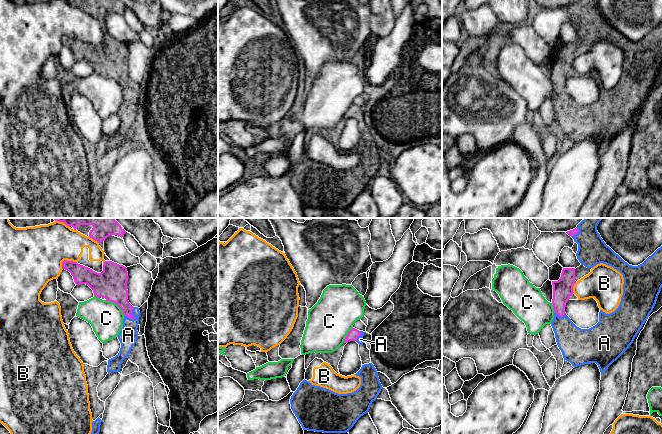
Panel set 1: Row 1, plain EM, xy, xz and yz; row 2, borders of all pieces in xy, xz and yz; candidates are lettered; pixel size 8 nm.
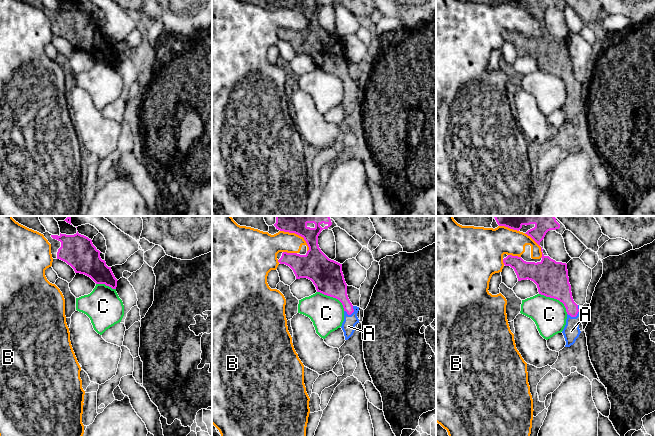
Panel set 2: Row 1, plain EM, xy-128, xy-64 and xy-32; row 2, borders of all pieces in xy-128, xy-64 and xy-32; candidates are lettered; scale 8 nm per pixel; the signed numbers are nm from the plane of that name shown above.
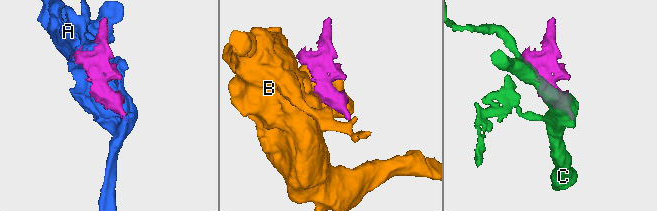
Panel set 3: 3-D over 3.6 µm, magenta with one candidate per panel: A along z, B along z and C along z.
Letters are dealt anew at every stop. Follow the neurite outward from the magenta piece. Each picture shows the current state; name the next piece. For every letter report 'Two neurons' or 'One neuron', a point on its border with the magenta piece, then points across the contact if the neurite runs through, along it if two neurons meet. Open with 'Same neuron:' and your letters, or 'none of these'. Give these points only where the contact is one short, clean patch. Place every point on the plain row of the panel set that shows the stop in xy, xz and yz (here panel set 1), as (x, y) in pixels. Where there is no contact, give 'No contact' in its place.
Same neuron: A
A: One neuron. Touches magenta at xy (134, 93)
B: Two neurons. Touches magenta at xy (66, 36)
C: Two neurons. Touches magenta at xy (116, 79). Boundary: xy (105, 76), (114, 78), (124, 91)

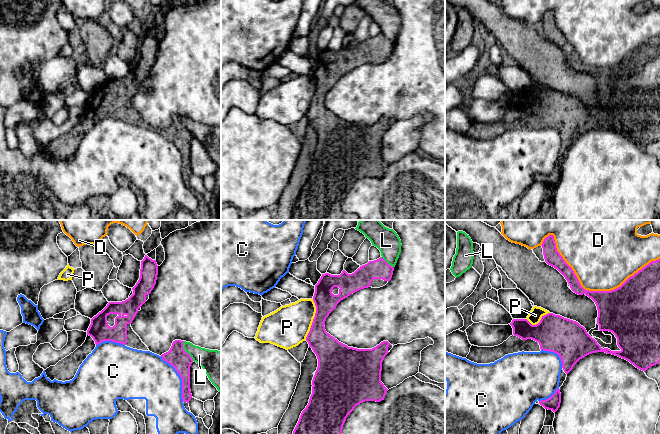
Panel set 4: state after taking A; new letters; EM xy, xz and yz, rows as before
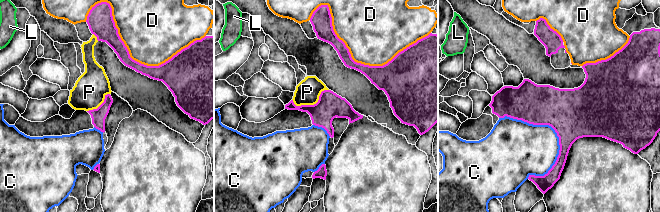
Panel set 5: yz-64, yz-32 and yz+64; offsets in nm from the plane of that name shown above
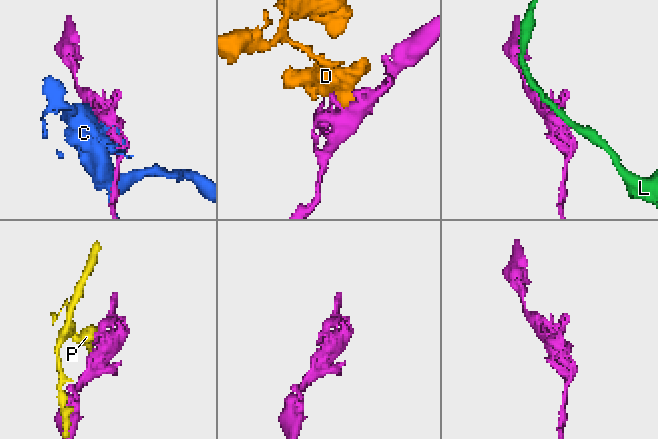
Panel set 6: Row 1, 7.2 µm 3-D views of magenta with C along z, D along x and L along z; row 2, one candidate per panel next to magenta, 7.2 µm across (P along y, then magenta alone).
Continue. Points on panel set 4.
Same neuron: none of these
C: Two neurons. Touches magenta at xy (181, 153)
D: Two neurons. Touches magenta at yz (588, 66)
L: Two neurons. Touches magenta at xy (184, 127)
P: Two neurons. Touches magenta at xz (313, 95)

